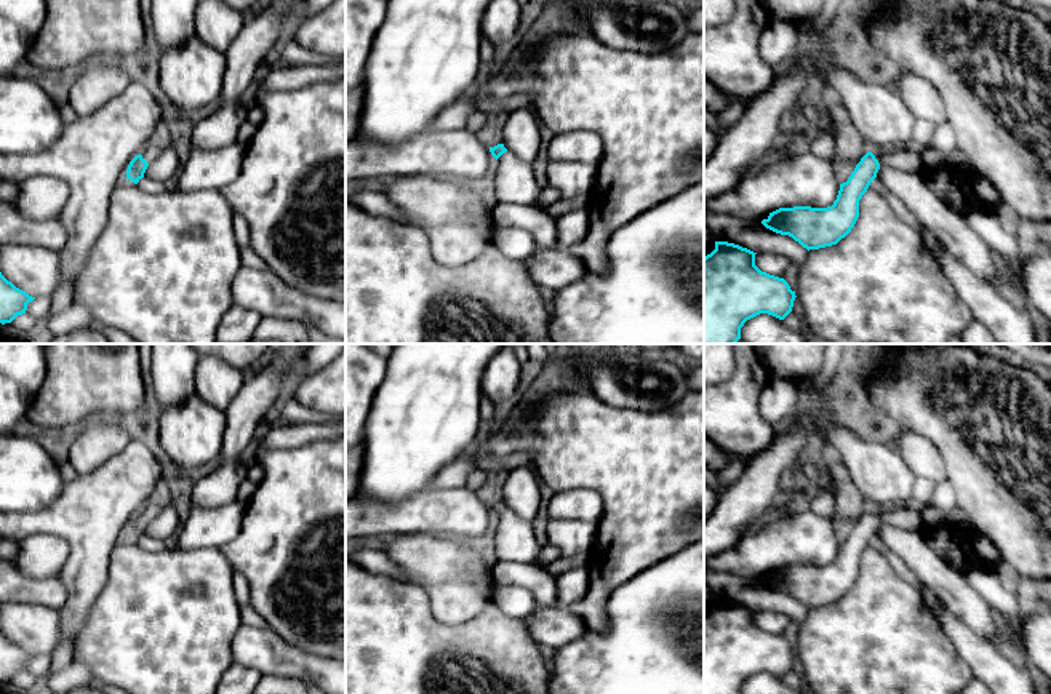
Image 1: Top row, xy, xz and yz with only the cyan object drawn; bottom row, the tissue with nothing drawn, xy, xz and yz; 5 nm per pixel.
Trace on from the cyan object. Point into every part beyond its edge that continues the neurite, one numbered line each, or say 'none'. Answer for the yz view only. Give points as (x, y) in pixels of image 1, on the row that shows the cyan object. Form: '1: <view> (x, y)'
1: yz (907, 159)

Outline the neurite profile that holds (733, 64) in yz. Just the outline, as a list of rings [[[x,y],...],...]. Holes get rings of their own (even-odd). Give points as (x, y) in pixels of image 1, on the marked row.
[[[760,0],[734,3],[729,22],[704,29],[704,78],[733,98],[753,99],[776,78],[774,67],[758,51],[769,16]]]

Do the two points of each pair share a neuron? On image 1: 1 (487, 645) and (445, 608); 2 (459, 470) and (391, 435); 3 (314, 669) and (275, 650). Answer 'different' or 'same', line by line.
1: different
2: different
3: same

